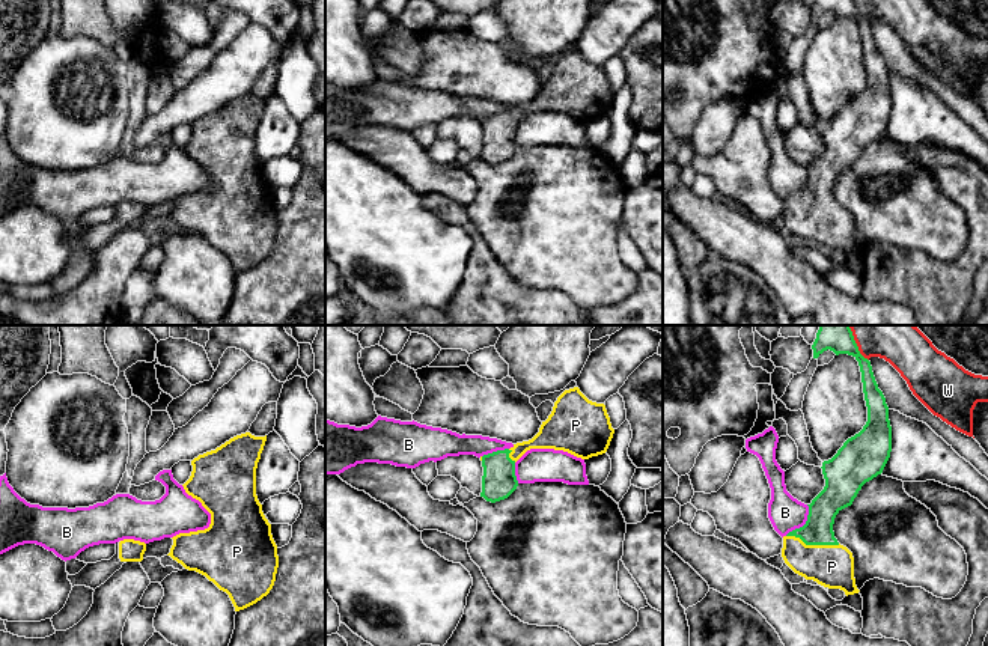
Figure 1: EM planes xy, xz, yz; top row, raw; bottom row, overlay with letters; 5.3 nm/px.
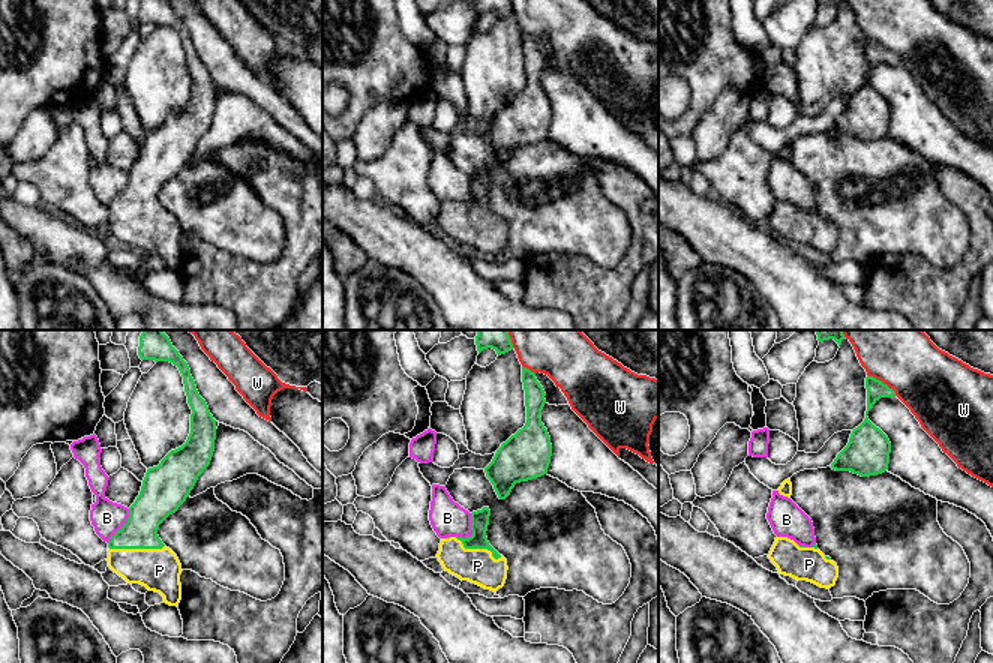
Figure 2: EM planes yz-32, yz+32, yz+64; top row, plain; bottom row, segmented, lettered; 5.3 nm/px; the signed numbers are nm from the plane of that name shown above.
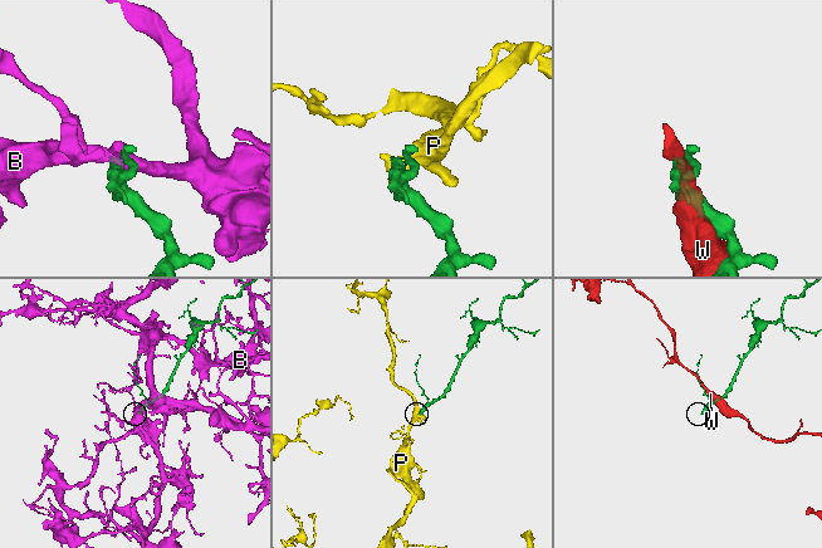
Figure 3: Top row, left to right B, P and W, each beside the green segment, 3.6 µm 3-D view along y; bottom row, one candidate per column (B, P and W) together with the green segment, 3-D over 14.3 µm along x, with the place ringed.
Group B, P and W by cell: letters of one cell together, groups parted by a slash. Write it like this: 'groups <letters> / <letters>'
groups B / P / W

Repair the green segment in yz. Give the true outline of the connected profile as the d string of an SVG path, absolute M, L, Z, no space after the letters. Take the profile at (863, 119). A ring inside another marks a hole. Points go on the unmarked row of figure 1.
M816 0L812 12L813 21L830 12L858 24L868 84L831 122L822 125L825 149L807 167L806 187L783 199L782 220L795 236L824 250L840 251L848 259L860 253L855 248L852 215L834 200L834 181L852 167L866 145L883 136L892 114L892 89L871 24L860 17L854 0Z

